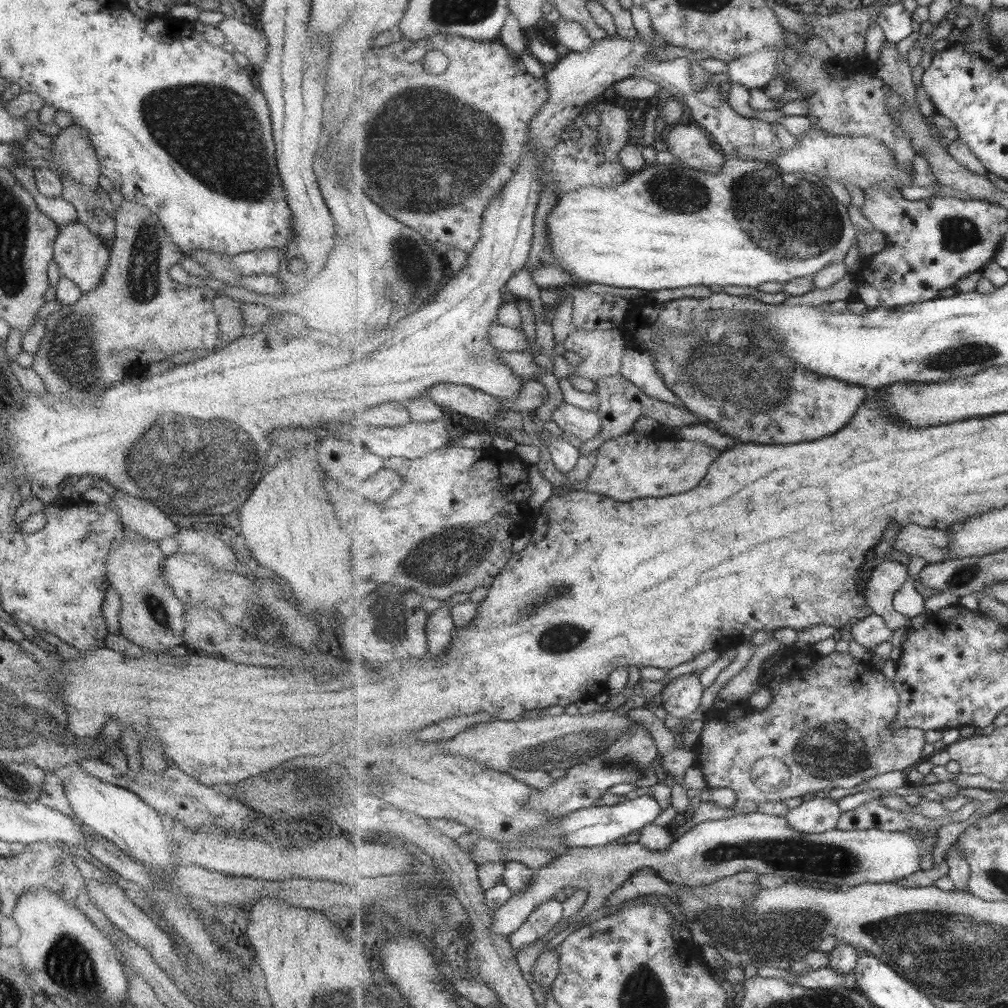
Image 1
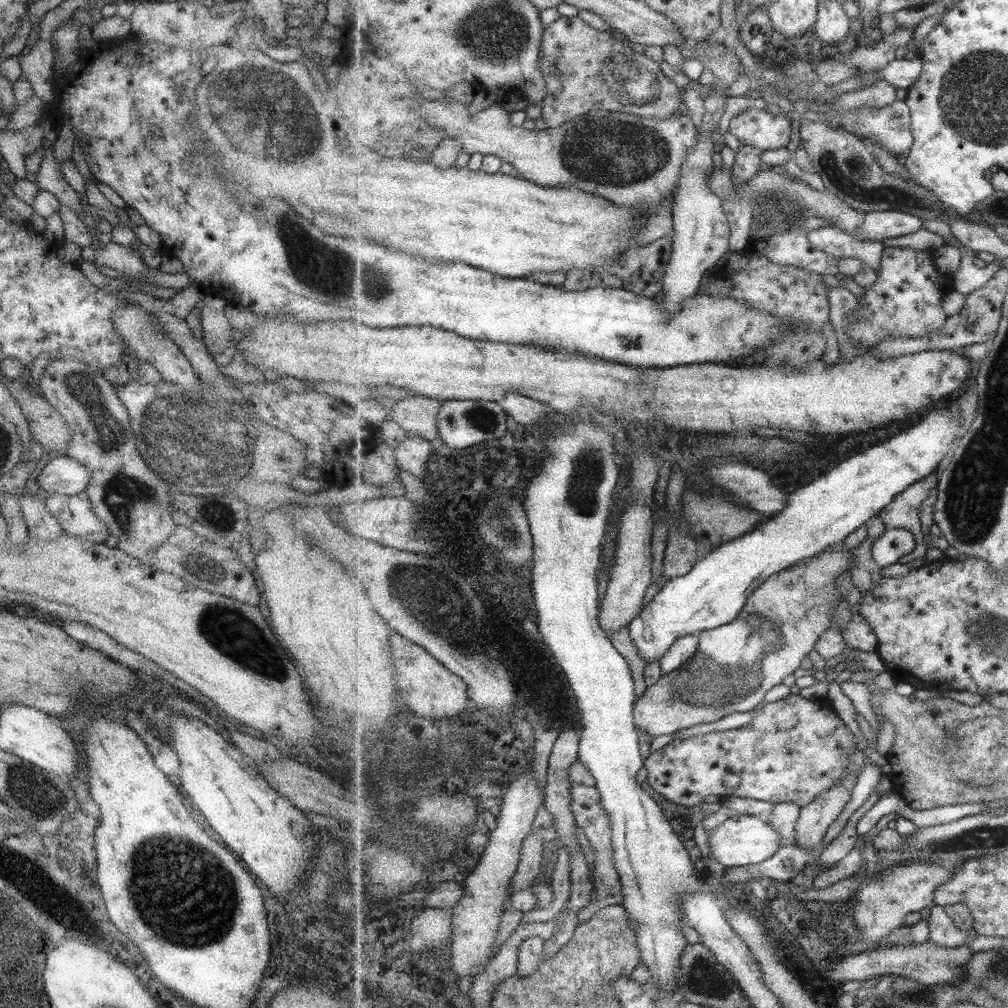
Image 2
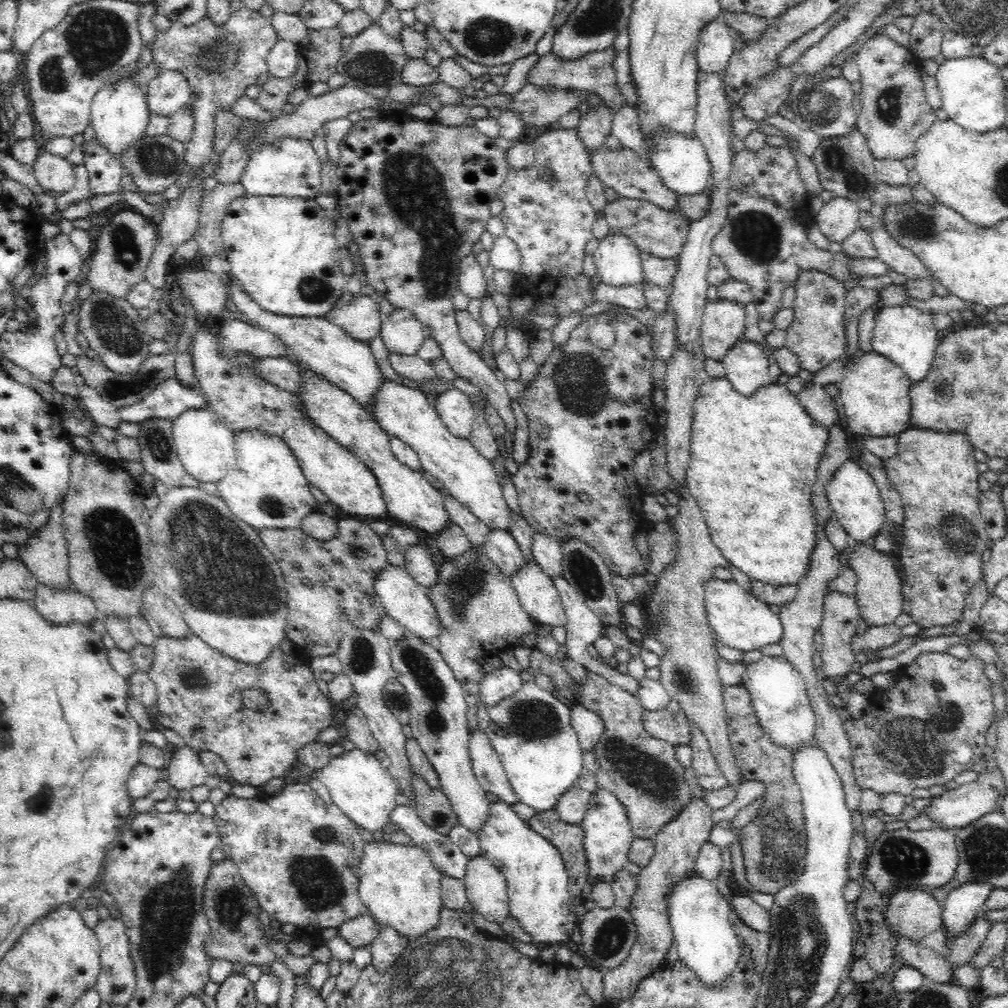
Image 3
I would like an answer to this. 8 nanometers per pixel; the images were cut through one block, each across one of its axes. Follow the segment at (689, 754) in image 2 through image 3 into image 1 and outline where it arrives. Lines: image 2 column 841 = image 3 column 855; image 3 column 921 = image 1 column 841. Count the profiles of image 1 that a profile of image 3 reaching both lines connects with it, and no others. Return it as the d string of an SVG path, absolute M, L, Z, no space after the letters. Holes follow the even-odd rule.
M814 649L809 650L809 653L796 652L795 650L788 650L783 656L780 657L779 661L775 661L772 664L765 662L761 666L761 674L759 674L759 688L766 688L769 694L771 694L772 701L766 707L765 710L758 710L753 712L753 710L745 710L745 712L740 708L730 708L723 709L713 709L708 719L704 721L703 731L699 736L699 741L694 747L697 759L693 764L703 772L704 778L707 782L708 788L711 789L722 789L729 788L736 792L736 805L732 808L734 814L742 815L743 813L755 813L756 806L763 804L763 802L779 802L781 800L787 800L787 798L799 798L802 797L807 799L813 795L821 795L827 792L831 788L853 788L853 786L859 786L863 782L873 778L873 776L879 776L879 774L885 774L888 772L893 772L895 770L908 771L913 766L919 764L919 762L925 760L921 758L923 756L923 748L925 748L925 730L921 728L901 728L896 730L894 728L895 719L900 712L900 692L896 689L893 678L888 678L881 673L881 670L877 670L874 667L873 662L863 662L853 658L849 651L844 653L838 653L833 651L829 655L820 655ZM767 756L774 757L779 761L782 761L785 766L787 766L790 772L790 779L788 784L783 784L783 788L774 792L763 792L757 782L753 782L753 764L767 758Z

